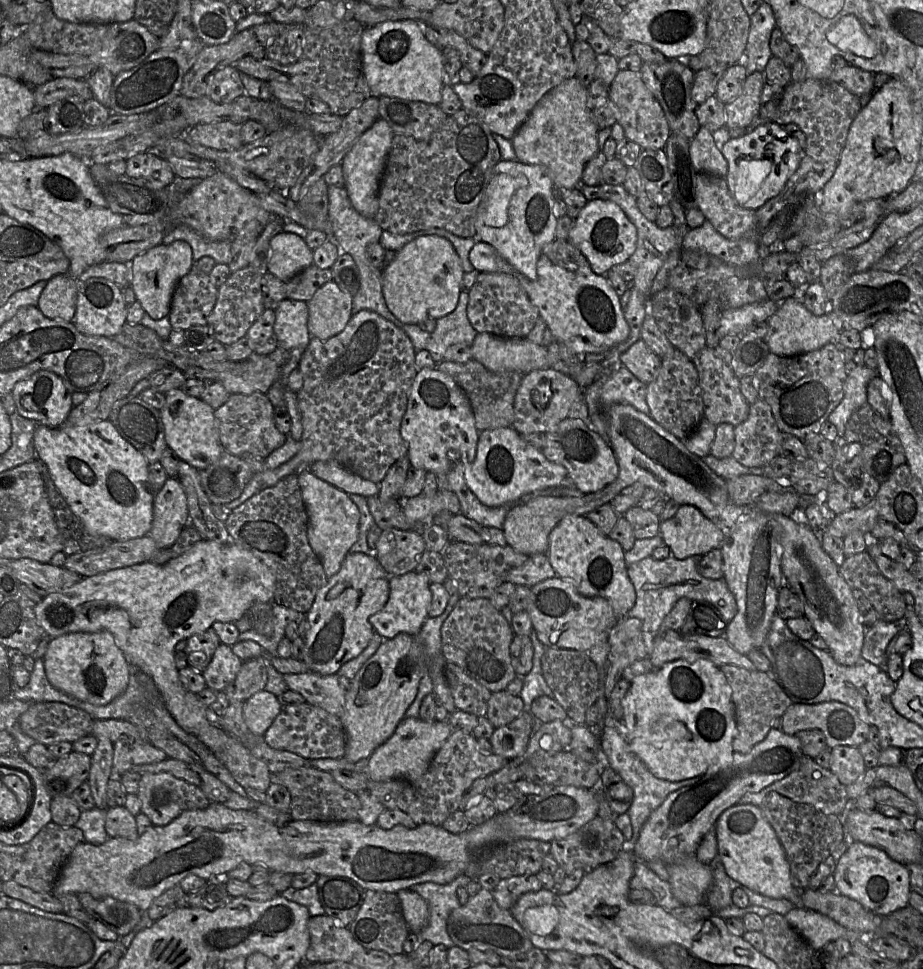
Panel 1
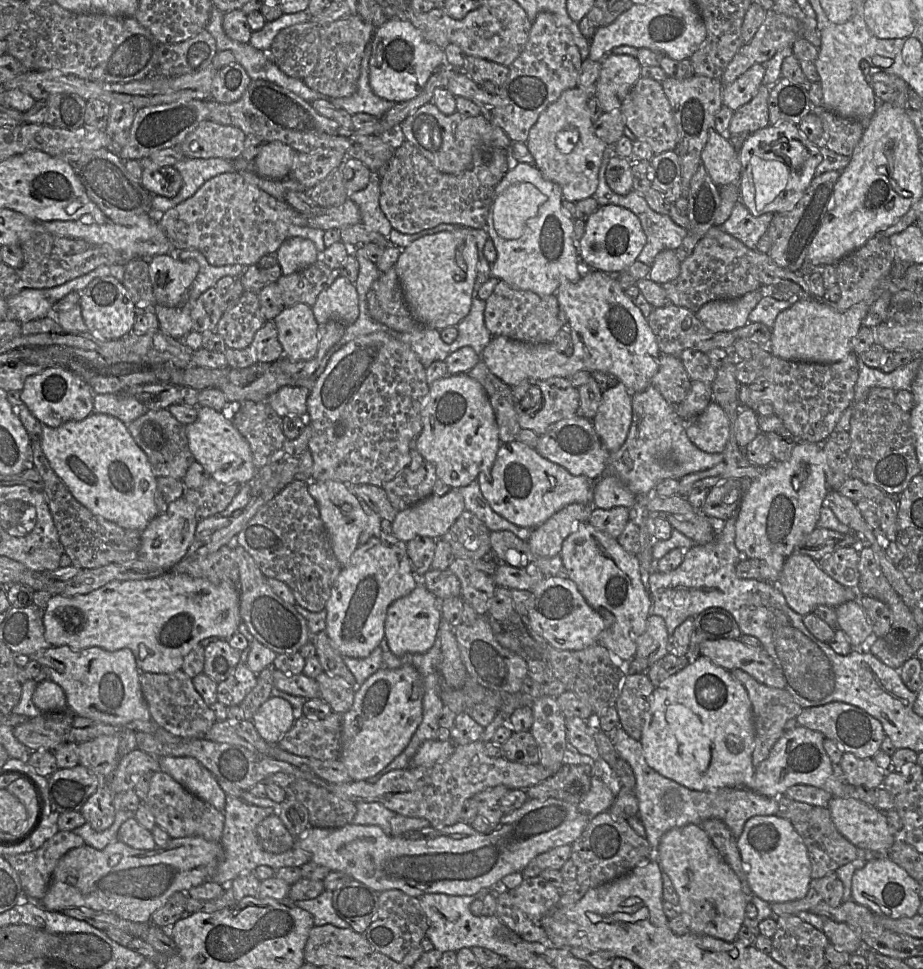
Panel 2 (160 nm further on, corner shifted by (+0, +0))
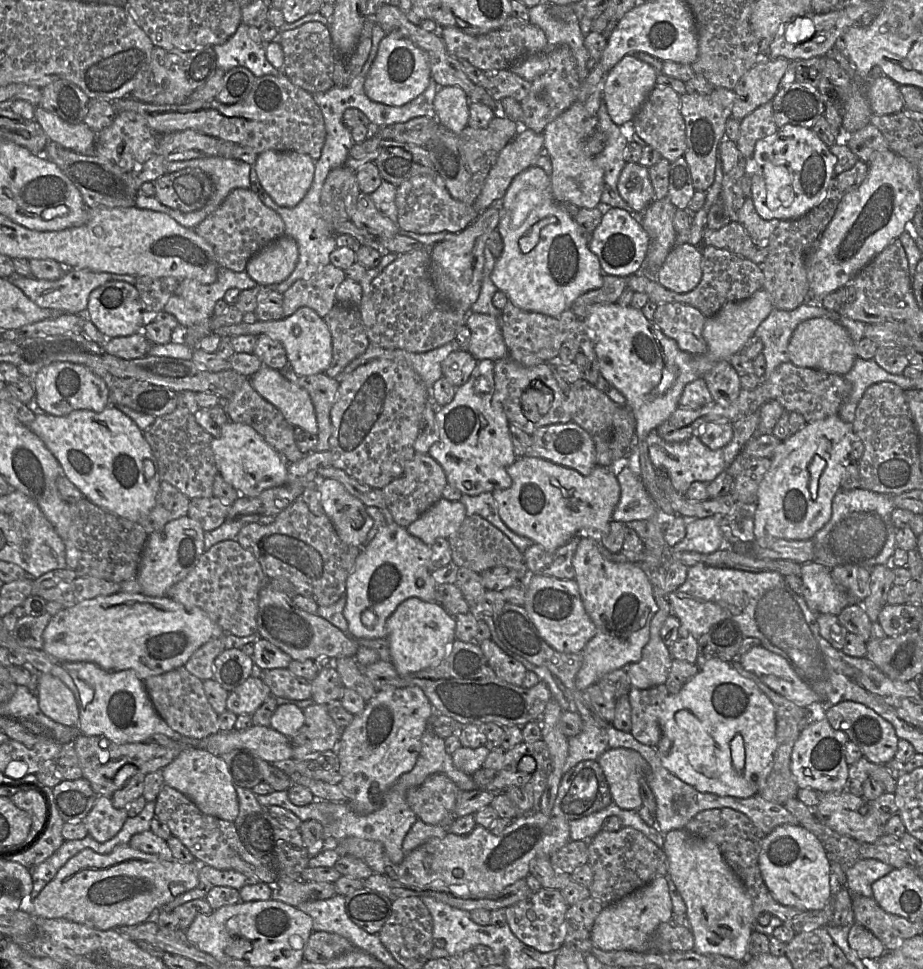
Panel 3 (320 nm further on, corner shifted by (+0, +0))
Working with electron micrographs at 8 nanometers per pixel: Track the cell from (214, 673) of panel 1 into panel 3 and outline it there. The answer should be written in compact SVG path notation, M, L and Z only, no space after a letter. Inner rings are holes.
M251 675L229 692L227 709L236 715L252 715L271 694L271 690L261 678Z

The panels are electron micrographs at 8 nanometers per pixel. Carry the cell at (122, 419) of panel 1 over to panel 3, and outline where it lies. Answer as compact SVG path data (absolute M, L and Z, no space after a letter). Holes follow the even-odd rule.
M176 408L155 418L143 436L156 459L160 481L170 483L189 499L213 496L214 478L219 474L211 447L214 437L197 423L193 414Z

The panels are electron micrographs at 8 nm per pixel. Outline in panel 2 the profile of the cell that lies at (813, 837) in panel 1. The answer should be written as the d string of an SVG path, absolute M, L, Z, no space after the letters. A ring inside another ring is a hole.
M786 795L779 796L777 799L779 815L789 820L796 832L802 838L811 862L811 877L818 879L829 873L836 872L838 868L856 859L868 861L871 856L876 856L870 851L862 850L845 837L843 837L833 824L828 808L821 808L806 803L794 801Z

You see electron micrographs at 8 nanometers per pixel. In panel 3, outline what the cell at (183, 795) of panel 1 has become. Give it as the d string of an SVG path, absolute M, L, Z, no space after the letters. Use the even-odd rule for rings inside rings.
M166 784L161 787L155 800L155 816L168 825L171 834L190 850L199 864L206 864L219 870L235 870L247 876L257 877L268 885L277 881L277 874L246 850L234 822L203 813L187 796Z

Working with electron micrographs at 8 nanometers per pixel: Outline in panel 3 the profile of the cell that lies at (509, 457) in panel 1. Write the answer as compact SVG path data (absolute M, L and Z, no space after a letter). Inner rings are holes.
M523 456L508 467L507 473L512 480L511 486L491 493L501 520L516 534L529 538L546 550L555 550L586 529L601 534L608 533L613 511L620 499L619 482L609 467L597 465L590 475L583 476L574 469L545 459Z

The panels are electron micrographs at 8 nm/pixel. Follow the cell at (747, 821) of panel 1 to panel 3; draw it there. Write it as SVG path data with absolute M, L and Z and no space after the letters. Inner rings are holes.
M782 825L767 834L761 843L759 868L774 897L800 911L823 910L831 895L830 861L821 841L801 825Z

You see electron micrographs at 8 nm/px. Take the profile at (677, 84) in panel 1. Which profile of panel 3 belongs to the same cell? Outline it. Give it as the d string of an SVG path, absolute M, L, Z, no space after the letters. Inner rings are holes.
M715 88L707 95L689 93L680 95L680 112L686 130L686 151L683 157L689 165L696 191L707 192L715 180L718 147L725 136L726 122L732 117L734 100L734 91L726 88Z

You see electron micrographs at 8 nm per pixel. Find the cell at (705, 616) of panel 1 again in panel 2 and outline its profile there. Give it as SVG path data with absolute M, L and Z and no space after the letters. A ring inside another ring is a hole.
M712 607L693 619L693 629L686 658L694 662L700 654L700 644L704 641L740 639L740 628L734 617L725 609Z

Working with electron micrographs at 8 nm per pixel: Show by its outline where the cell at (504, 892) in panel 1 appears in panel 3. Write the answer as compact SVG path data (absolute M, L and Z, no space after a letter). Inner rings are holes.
M542 887L529 898L505 908L507 925L525 945L544 953L557 951L564 944L565 914L568 907L559 890Z

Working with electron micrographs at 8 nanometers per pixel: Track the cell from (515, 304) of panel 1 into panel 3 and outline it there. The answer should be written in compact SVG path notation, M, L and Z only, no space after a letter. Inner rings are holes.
M510 300L506 303L499 316L499 324L502 335L508 349L525 350L544 362L555 363L560 348L566 341L573 341L580 347L580 352L587 357L587 365L583 371L583 379L592 385L596 385L599 377L599 363L594 348L594 334L585 320L568 309L558 317L551 317L537 312L530 312L515 306Z

